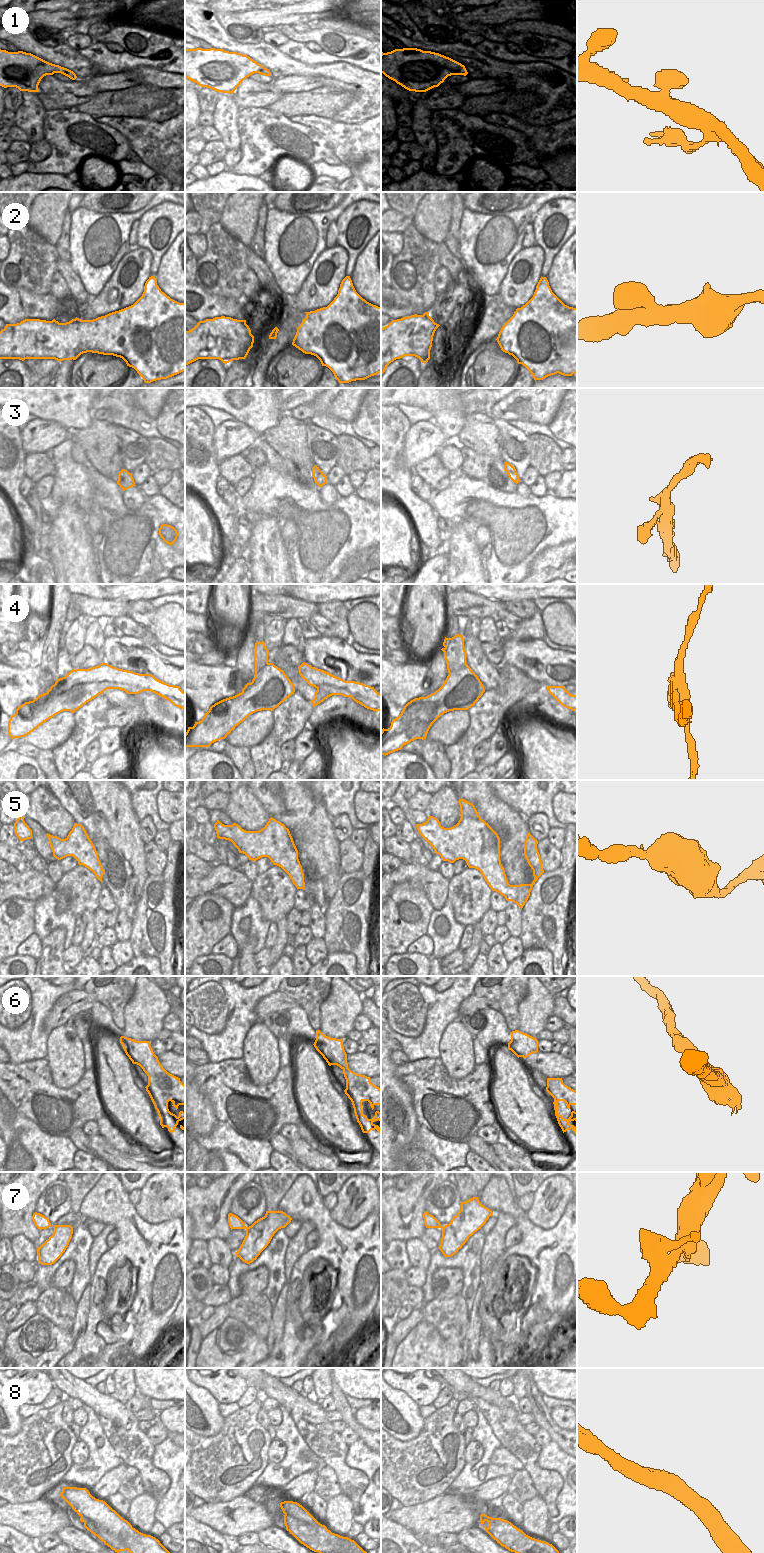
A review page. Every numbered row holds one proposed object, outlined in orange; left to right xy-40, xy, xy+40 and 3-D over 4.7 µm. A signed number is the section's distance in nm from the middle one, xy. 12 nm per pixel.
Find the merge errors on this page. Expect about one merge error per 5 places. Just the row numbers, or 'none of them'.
4

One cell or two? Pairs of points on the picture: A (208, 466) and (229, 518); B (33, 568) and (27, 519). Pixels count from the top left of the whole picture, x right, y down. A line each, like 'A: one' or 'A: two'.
A: one
B: two

